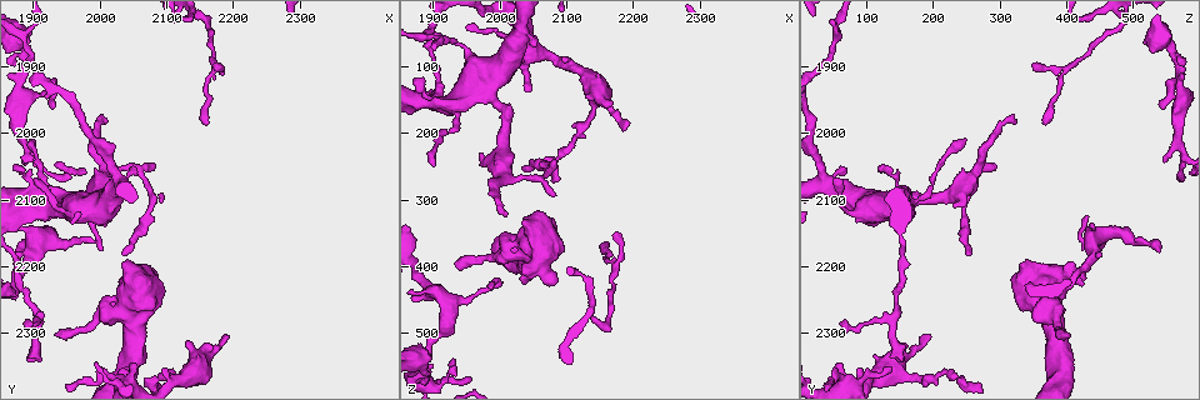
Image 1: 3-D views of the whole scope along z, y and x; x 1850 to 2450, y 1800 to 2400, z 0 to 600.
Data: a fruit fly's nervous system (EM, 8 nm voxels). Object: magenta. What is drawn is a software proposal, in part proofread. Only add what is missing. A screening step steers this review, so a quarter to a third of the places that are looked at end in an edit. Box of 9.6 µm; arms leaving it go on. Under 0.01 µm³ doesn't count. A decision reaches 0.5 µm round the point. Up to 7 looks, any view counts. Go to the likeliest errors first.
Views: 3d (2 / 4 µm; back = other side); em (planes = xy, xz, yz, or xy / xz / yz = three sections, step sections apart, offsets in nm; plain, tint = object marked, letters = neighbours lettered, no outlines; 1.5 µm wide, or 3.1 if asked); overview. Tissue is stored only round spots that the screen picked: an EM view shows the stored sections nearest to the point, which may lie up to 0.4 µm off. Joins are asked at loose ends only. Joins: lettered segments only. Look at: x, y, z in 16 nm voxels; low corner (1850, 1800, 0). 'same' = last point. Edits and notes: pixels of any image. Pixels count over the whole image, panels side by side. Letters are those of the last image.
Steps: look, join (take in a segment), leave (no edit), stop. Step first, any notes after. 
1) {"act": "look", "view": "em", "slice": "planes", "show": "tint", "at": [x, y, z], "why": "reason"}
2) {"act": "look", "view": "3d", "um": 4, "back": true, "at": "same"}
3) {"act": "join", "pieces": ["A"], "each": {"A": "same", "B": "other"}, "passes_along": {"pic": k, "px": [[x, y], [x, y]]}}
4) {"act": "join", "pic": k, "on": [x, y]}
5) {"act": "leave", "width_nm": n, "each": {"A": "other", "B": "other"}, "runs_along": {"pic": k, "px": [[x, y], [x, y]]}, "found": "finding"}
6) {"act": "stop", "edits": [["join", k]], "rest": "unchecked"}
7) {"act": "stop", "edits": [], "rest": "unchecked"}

{"act": "look", "view": "3d", "um": 4, "at": [1925, 1965, 540], "why": "branch stops here"}

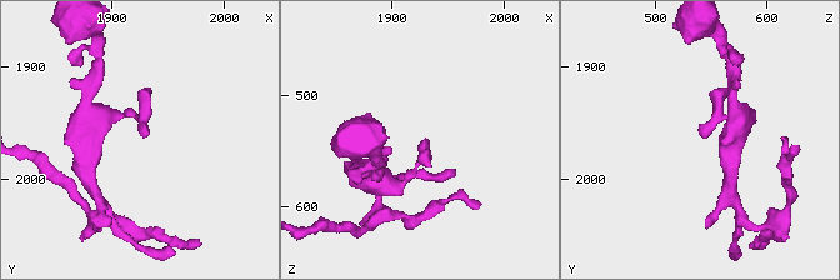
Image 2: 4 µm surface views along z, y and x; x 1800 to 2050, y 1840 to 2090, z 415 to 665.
{"act": "look", "view": "em", "slice": "planes", "show": "tint", "at": [1928, 1964, 542], "why": "need the tissue"}

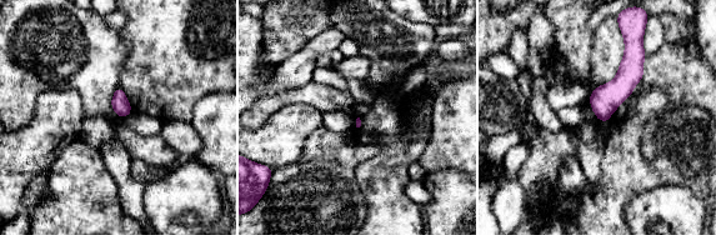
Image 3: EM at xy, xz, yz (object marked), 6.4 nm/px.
{"act": "look", "view": "em", "slice": "planes", "show": "letters", "at": "same", "why": "see the neighbours"}

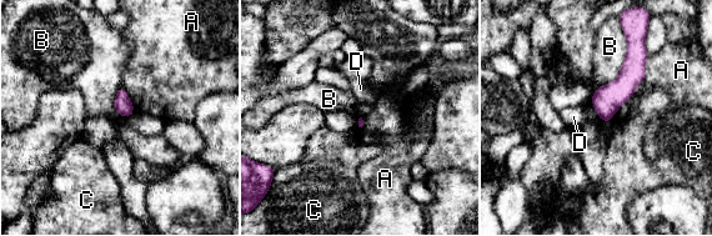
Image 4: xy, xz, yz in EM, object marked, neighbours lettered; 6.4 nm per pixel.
{"act": "leave", "each": {"A": "other", "B": "other", "C": "other", "D": "other"}, "border": {"pic": 4, "px": [[627, 39], [600, 119]]}, "found": "no lettered segment goes on from it"}

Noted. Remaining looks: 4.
{"act": "look", "view": "em", "slice": "xz", "step": 4, "show": "tint", "at": [1970, 2105, 235], "why": "free end"}

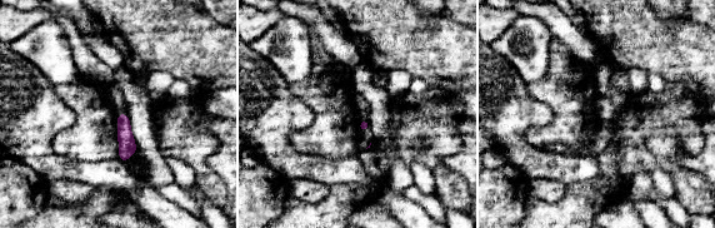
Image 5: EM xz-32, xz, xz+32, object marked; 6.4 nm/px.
{"act": "look", "view": "em", "slice": "xz", "step": 4, "show": "letters", "at": "same"}

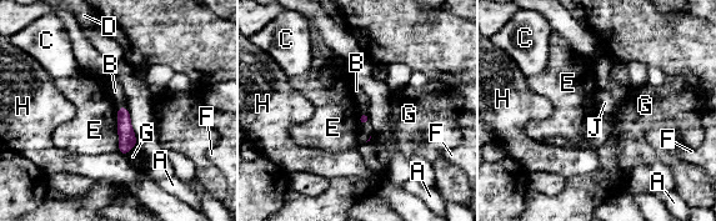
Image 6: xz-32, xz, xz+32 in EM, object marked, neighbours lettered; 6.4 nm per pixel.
{"act": "leave", "each": {"A": "other", "B": "other", "C": "other", "D": "other", "E": "other", "F": "other", "G": "other", "H": "other", "J": "other"}, "border": {"pic": 6, "px": [[119, 108], [118, 150]]}, "found": "no lettered segment goes on from it"}

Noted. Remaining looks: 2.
{"act": "look", "view": "em", "slice": "xz", "step": 4, "show": "plain", "at": [2130, 2315, 145], "why": "branch stops here"}

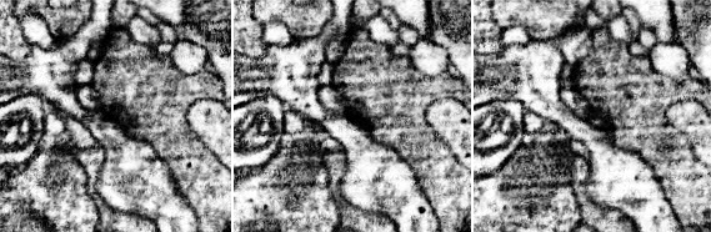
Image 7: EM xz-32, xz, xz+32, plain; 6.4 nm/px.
{"act": "look", "view": "em", "slice": "xz", "step": 4, "show": "letters", "at": "same", "why": "see the neighbours"}

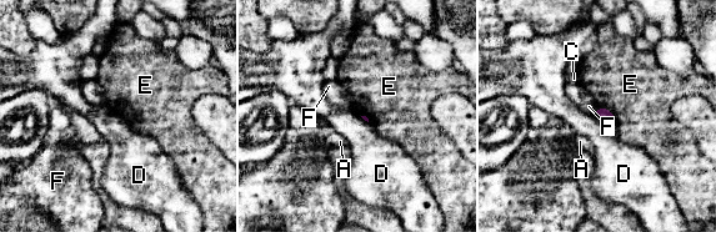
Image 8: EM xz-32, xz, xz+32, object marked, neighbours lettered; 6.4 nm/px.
{"act": "leave", "each": {"A": "other", "C": "other", "D": "other", "E": "other", "F": "other"}, "border": {"pic": 8, "px": [[596, 109], [592, 112]]}, "found": "none of them fits"}

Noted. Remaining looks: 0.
{"act": "stop", "edits": [], "rest": "unchecked"}

